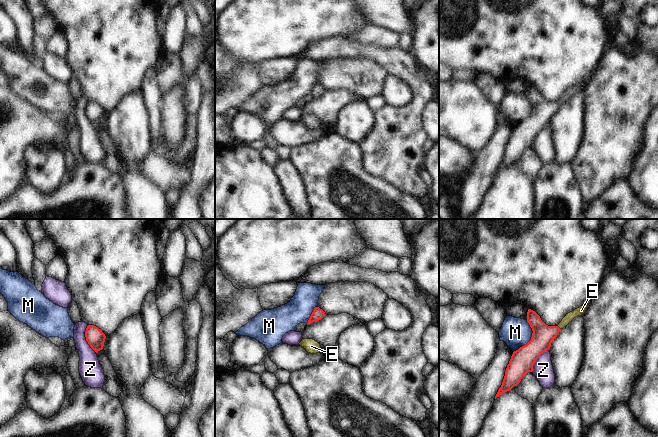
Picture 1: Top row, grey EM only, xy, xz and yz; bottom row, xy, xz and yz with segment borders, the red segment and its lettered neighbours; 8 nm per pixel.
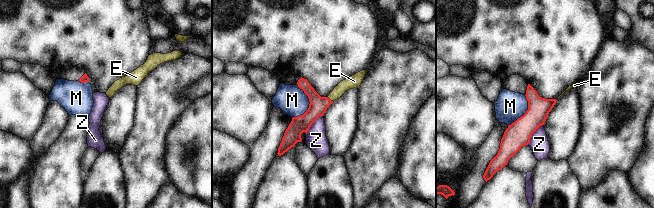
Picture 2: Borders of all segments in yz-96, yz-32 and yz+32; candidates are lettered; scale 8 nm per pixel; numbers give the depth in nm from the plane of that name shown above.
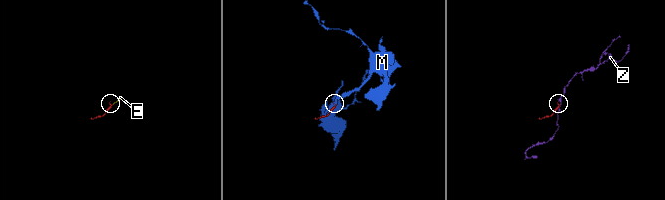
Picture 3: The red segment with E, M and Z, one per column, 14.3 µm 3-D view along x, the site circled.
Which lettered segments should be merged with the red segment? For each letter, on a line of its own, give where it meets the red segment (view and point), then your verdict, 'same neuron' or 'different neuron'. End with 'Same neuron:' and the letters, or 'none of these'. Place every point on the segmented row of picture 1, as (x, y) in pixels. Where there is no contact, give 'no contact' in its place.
E: contact yz (559, 328); same neuron
M: contact yz (531, 338); different neuron
Z: contact xy (86, 339); different neuron
Same neuron: E

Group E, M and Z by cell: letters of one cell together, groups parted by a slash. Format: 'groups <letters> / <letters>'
groups E / M / Z

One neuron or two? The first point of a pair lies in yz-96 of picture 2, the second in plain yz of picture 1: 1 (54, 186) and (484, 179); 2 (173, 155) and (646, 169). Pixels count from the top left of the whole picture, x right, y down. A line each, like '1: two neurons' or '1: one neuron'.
1: two neurons
2: one neuron

